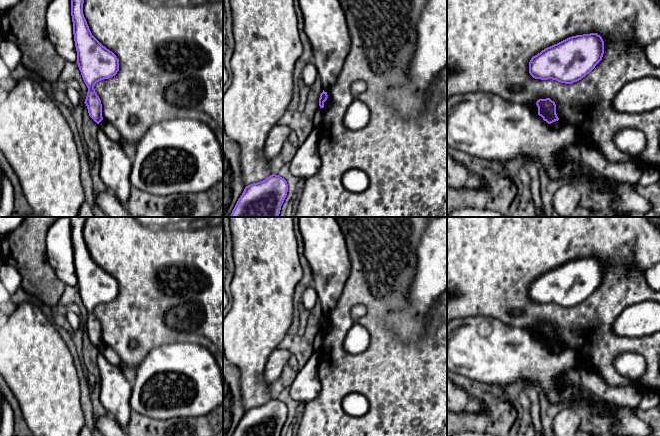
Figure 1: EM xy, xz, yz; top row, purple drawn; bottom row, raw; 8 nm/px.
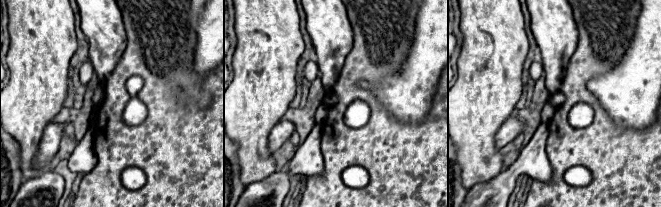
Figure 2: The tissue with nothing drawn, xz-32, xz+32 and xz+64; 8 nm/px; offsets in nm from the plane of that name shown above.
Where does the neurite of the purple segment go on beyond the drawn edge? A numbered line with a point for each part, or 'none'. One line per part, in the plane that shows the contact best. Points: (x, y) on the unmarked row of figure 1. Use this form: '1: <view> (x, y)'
none

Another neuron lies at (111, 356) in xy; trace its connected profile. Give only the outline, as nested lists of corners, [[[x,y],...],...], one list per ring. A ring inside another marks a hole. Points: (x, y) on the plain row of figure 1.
[[[102,344],[99,347],[99,353],[103,354],[111,364],[119,365],[121,367],[122,363],[119,356],[110,347]]]

